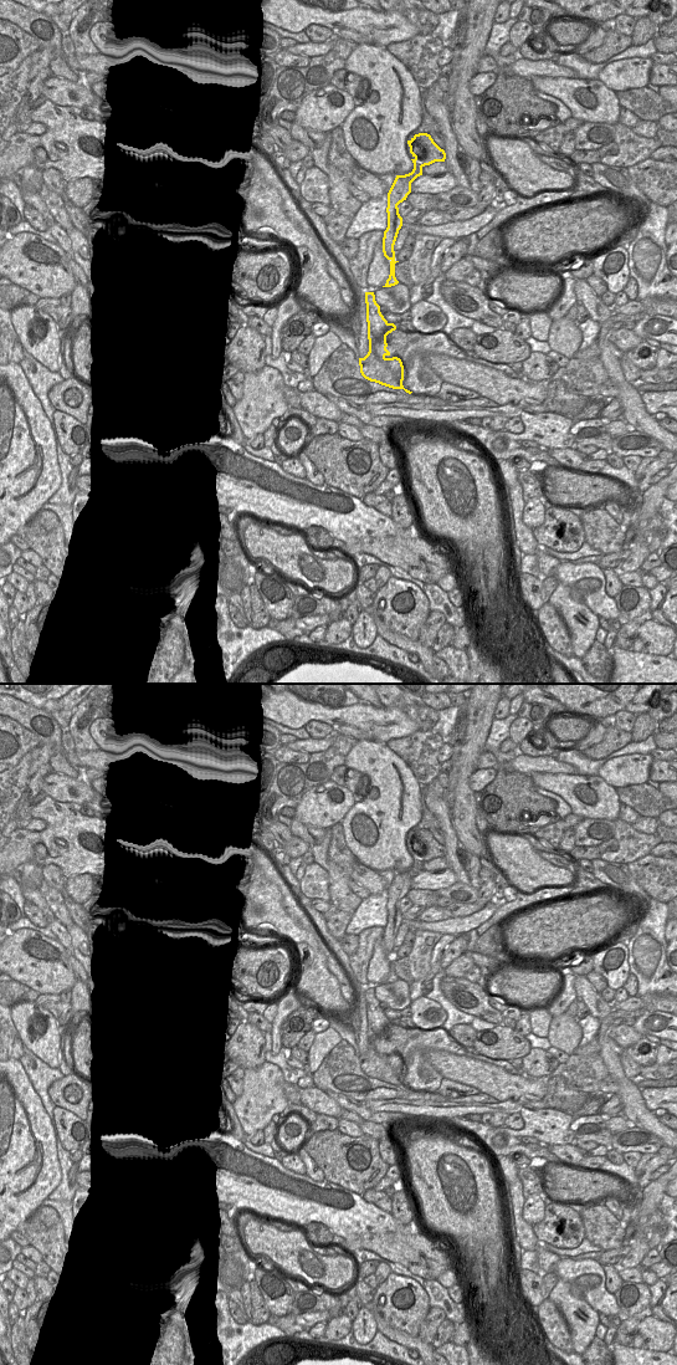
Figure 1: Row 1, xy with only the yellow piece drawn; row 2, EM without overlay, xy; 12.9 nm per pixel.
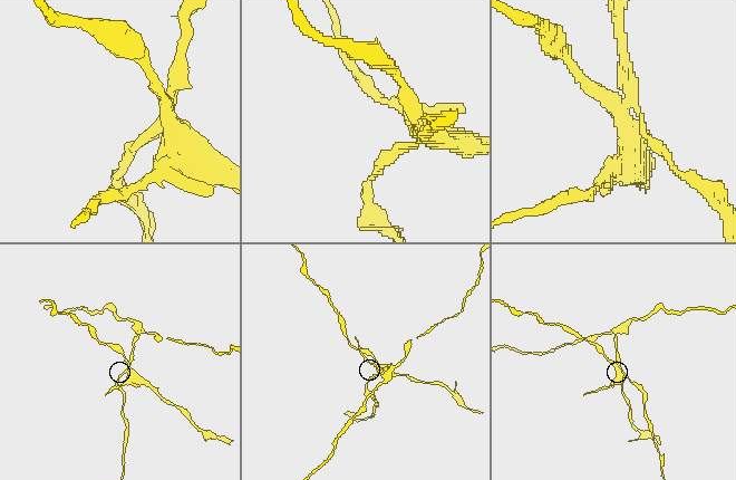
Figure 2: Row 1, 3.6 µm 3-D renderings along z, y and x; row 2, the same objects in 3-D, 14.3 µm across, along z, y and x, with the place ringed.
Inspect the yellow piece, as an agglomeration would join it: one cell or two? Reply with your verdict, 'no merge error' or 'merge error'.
merge error

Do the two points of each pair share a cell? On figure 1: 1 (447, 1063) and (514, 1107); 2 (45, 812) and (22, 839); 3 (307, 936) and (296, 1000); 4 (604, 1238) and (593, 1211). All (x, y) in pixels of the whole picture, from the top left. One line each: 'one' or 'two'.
1: two
2: one
3: two
4: one

